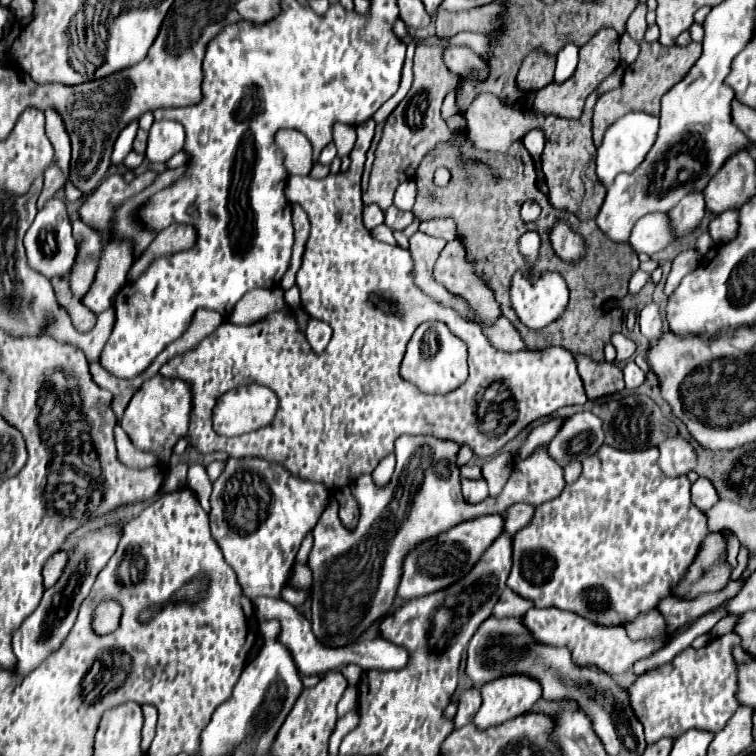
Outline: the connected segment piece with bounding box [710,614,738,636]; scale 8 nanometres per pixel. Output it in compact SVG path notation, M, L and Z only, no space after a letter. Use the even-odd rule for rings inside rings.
M728 614L710 630L710 636L722 636L722 634L728 634L728 632L734 632L736 628L736 622L738 622L738 616L734 614L732 618L728 618Z

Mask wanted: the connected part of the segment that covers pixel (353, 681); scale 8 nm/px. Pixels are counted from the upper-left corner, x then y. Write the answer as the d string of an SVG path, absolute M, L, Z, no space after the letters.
M348 664L344 670L342 670L342 674L346 676L346 680L348 680L348 684L350 686L356 686L358 682L360 682L360 676L362 676L362 668L358 668L356 664Z

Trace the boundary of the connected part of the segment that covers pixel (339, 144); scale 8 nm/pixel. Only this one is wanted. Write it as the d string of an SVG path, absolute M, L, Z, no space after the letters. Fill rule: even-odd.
M334 124L334 144L338 148L338 156L348 156L352 146L354 146L354 128L346 124Z

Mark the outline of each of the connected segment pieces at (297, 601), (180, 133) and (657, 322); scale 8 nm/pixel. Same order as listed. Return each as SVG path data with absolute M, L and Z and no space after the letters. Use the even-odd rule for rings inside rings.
M290 585L282 590L282 599L295 607L303 604L309 597L310 590L295 589Z
M160 120L154 122L148 136L148 148L146 158L150 162L168 162L176 152L184 148L186 130L182 124L172 120Z
M650 302L642 308L642 312L638 314L638 324L640 324L640 332L648 340L658 340L660 338L660 334L662 334L662 316L660 316L658 306L654 302Z

